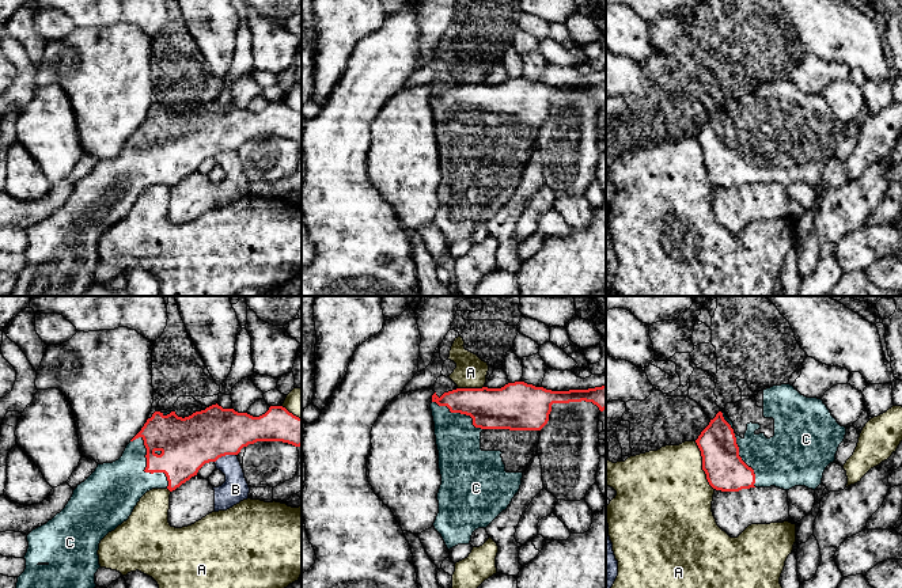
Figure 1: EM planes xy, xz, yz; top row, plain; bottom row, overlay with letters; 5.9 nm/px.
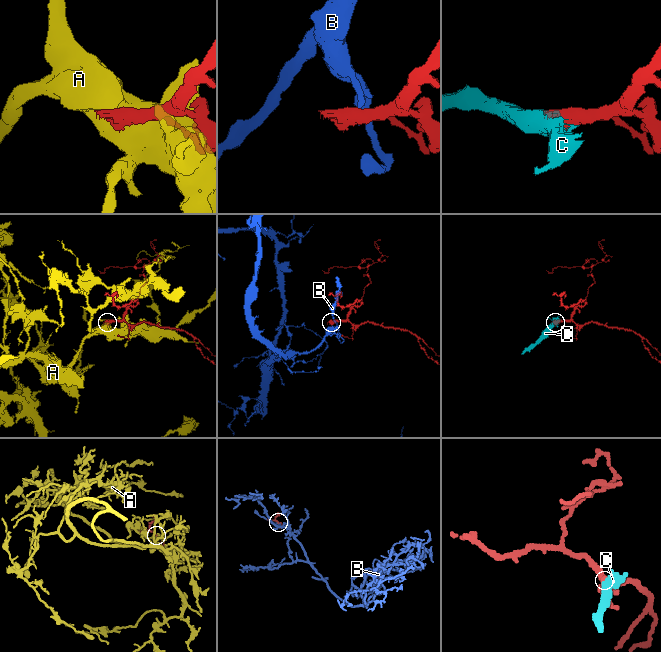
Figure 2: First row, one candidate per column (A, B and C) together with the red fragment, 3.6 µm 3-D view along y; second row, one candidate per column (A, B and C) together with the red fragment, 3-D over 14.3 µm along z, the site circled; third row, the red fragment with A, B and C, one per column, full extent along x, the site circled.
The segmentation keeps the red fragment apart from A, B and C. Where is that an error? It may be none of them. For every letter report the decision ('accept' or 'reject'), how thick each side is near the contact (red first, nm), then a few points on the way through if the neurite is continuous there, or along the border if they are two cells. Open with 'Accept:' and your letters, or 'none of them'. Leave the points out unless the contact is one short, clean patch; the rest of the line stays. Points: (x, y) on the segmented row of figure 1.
Accept: C
A: reject | 240/480 nm
B: reject | 320/160 nm
C: accept | 280/320 nm

